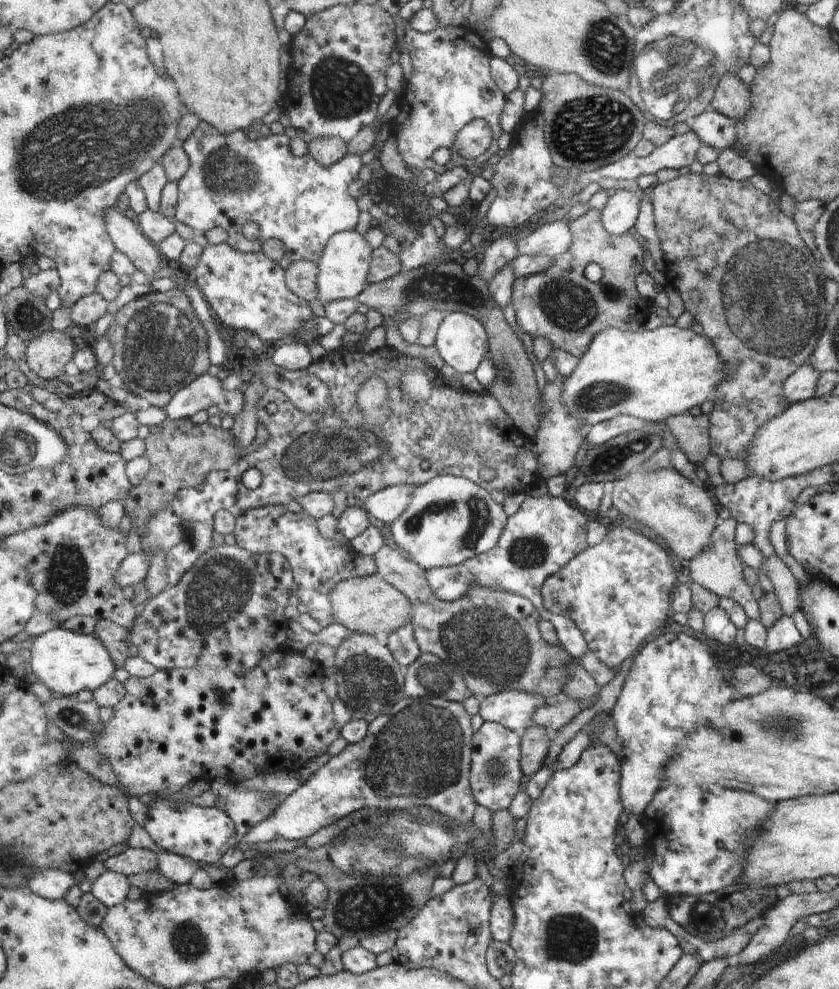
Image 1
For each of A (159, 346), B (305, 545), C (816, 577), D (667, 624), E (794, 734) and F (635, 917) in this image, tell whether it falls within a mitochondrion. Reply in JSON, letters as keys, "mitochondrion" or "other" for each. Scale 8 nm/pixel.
{"A":"mitochondrion","B":"other","C":"other","D":"other","E":"mitochondrion","F":"other"}

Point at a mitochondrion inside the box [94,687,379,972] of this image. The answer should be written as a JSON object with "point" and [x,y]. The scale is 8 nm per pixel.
{"point":[188,940]}

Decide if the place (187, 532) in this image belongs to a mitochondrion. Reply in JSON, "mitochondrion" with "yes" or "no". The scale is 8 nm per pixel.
{"mitochondrion":"yes"}

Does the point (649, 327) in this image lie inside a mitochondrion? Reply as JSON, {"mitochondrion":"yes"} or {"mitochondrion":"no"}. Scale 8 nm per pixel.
{"mitochondrion":"no"}

